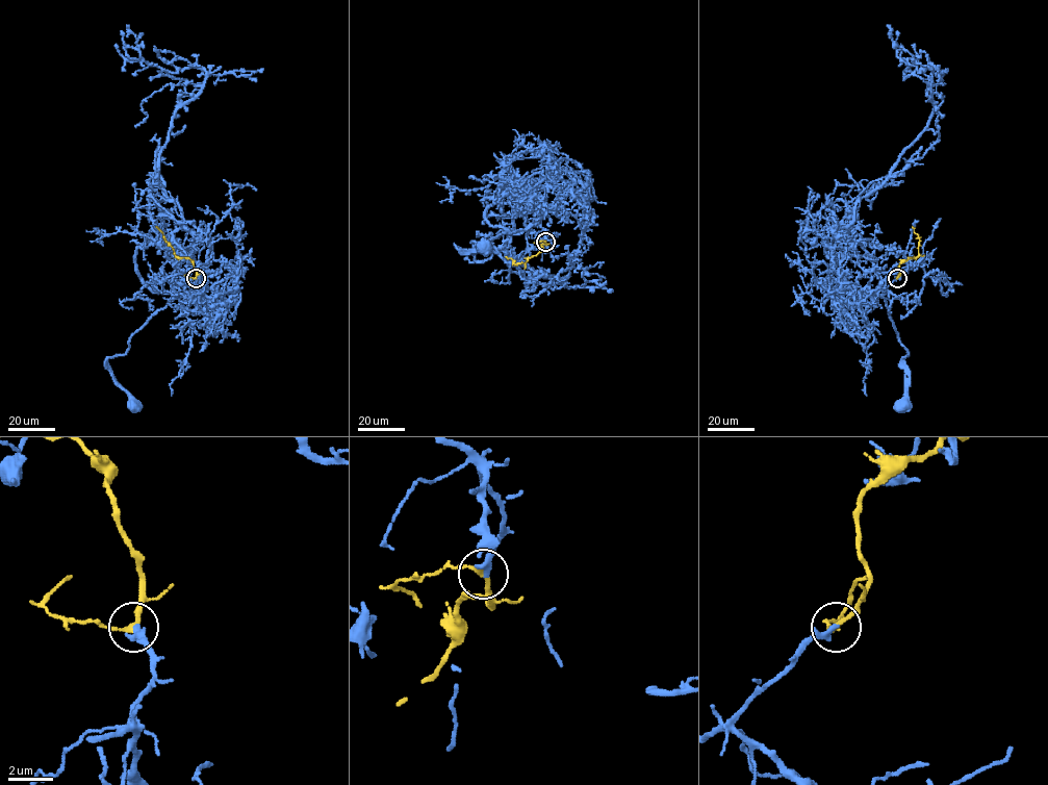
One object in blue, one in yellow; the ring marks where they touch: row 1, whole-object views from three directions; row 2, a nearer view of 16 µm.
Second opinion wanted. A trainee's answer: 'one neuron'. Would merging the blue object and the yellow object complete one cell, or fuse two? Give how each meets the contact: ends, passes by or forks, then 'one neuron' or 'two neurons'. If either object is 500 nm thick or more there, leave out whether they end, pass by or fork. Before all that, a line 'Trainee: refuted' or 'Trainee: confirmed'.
Trainee: confirmed
blue ends there; yellow passes by; one neuron

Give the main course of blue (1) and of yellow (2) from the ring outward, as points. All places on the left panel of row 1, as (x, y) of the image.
1: (196, 278), (194, 289), (159, 309), (131, 336), (125, 353), (107, 358), (113, 380), (131, 403)
2: (196, 278), (193, 261), (178, 258), (156, 227)

